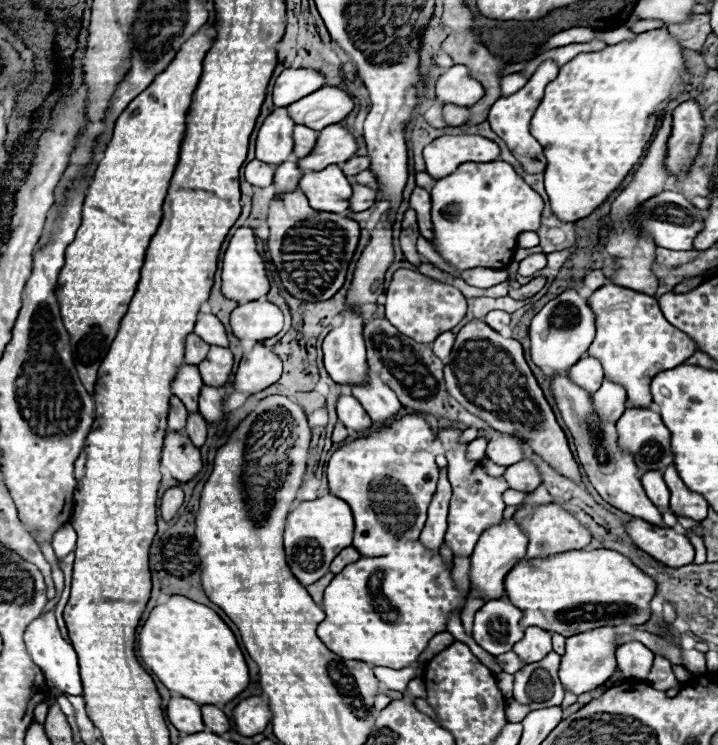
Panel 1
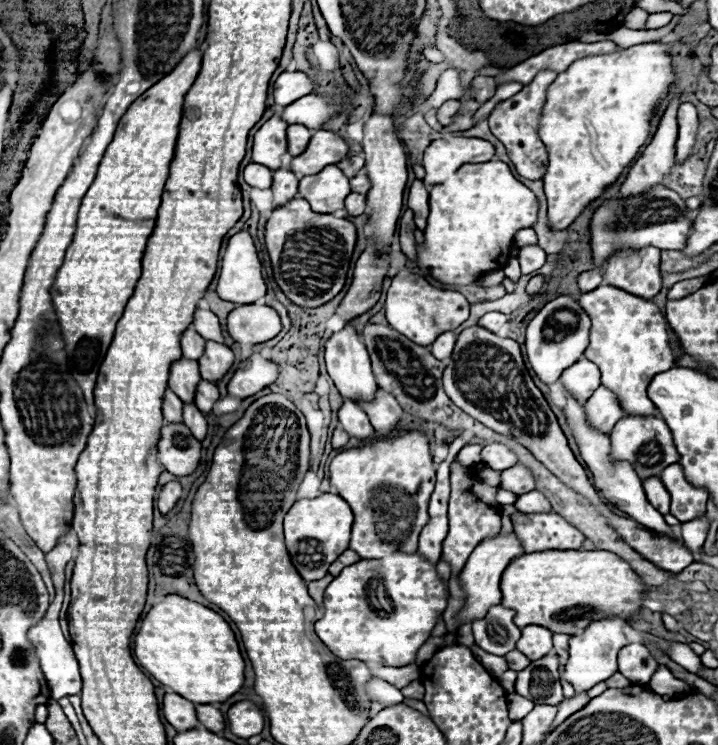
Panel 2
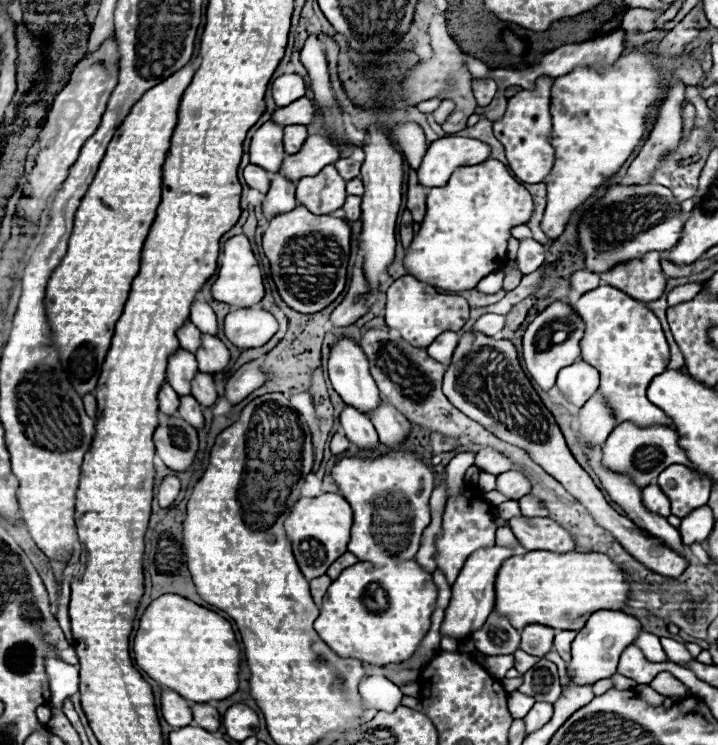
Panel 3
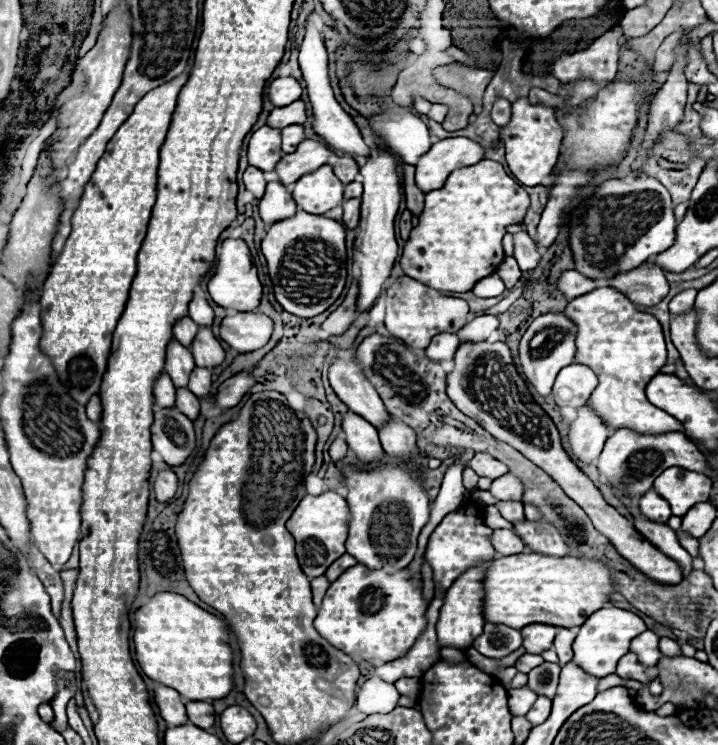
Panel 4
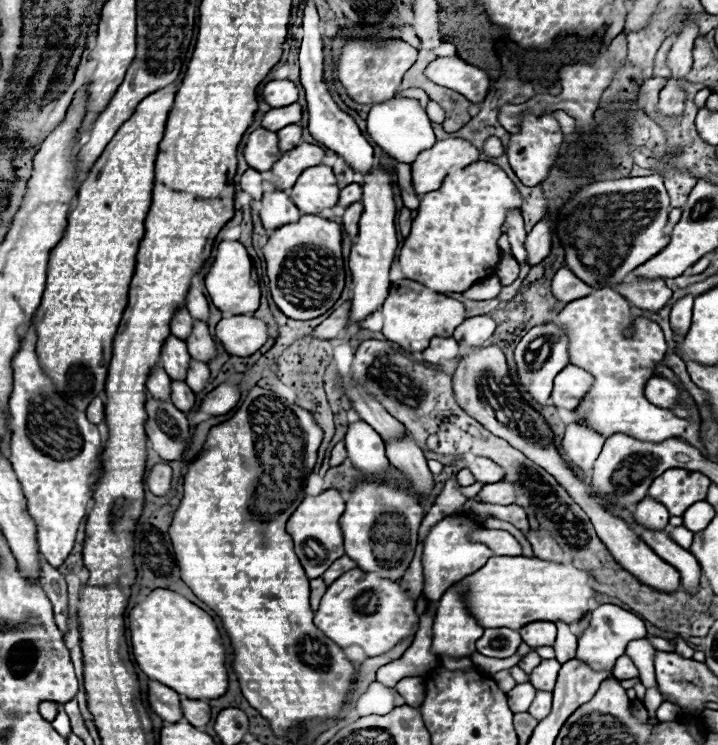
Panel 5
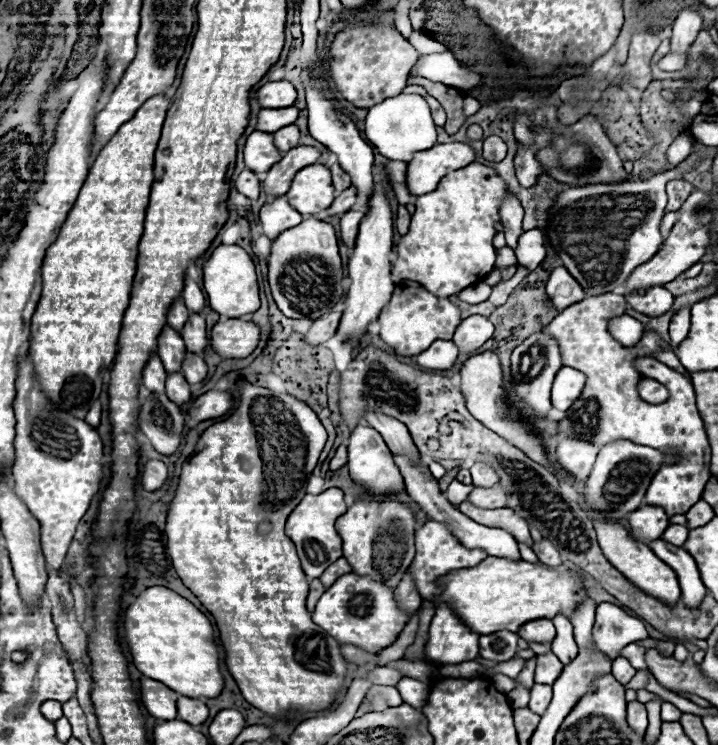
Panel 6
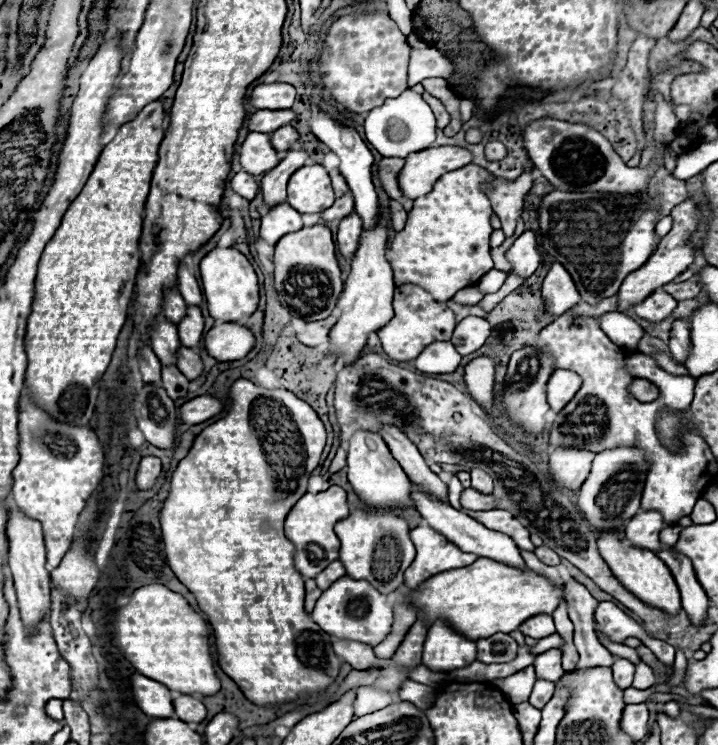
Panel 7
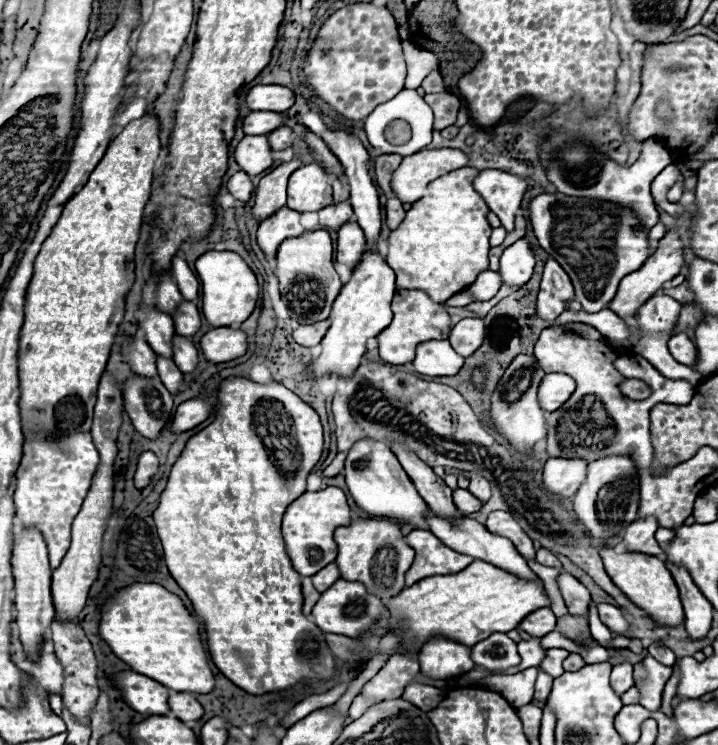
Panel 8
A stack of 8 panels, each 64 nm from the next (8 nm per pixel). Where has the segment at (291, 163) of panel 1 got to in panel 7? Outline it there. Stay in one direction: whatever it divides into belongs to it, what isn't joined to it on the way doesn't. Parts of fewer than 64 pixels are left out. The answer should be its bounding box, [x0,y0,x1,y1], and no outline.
[260,202,304,246]

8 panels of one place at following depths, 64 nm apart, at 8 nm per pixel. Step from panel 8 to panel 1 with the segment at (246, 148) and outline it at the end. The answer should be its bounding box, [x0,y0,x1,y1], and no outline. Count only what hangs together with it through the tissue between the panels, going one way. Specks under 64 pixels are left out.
[256,108,294,166]

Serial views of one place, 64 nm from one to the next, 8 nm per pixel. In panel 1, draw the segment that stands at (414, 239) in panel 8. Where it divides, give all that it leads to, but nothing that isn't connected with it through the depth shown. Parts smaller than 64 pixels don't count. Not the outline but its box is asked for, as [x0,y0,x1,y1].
[432,160,544,270]

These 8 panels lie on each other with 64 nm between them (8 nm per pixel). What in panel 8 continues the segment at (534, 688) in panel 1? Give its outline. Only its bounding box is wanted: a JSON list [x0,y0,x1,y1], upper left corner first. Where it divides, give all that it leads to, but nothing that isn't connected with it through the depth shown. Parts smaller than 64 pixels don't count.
[538,648,568,678]

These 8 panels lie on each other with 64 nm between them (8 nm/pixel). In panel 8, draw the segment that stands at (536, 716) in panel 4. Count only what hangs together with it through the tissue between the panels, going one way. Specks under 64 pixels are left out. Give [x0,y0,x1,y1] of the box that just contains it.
[534,672,552,702]

